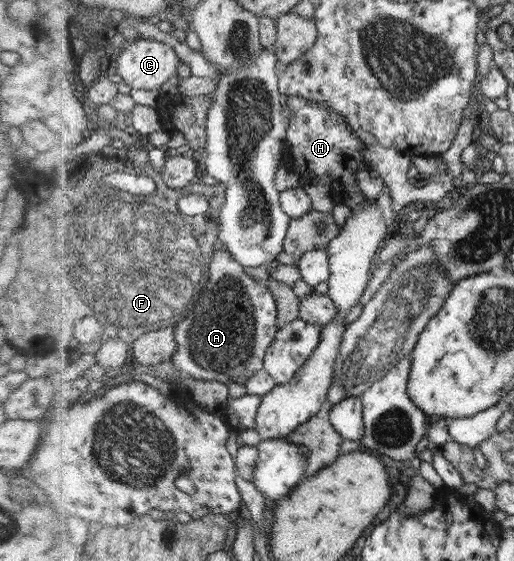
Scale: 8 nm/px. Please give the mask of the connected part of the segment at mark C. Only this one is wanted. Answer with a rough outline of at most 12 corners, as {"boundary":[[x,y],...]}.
{"boundary":[[139,38],[118,58],[133,89],[155,90],[177,76],[179,53]]}

